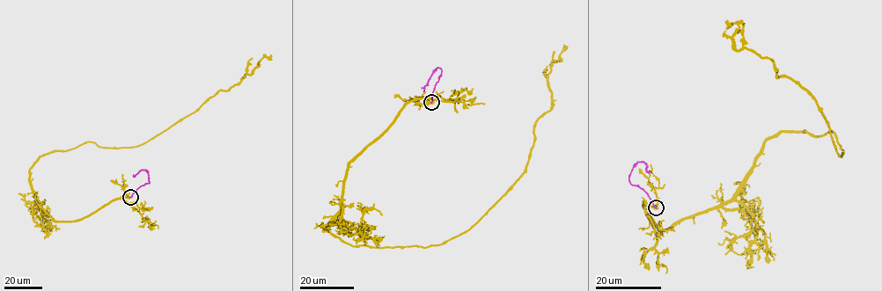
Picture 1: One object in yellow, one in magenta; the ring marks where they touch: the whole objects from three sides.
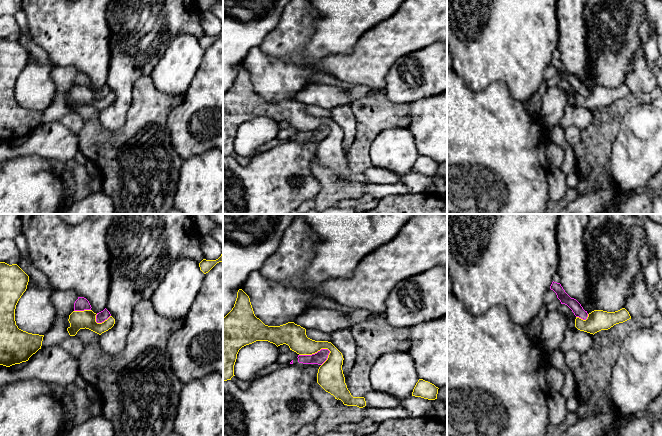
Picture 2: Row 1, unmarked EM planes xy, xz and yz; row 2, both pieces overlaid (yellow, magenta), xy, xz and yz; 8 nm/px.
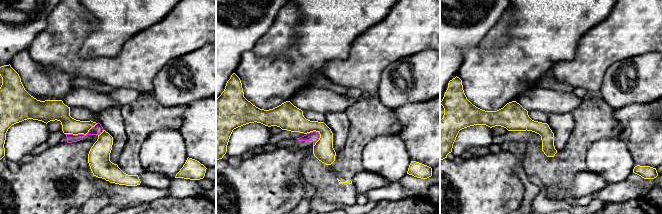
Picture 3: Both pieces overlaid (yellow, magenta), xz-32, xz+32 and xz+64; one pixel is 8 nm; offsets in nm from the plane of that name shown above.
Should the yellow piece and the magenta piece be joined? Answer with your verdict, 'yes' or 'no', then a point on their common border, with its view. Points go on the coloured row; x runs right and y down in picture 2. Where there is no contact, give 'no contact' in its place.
no; contact xz (314, 353)

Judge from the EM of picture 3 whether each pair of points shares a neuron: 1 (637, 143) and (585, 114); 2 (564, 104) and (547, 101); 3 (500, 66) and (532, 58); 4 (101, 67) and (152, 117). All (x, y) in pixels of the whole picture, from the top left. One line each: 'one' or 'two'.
1: two
2: one
3: one
4: two

